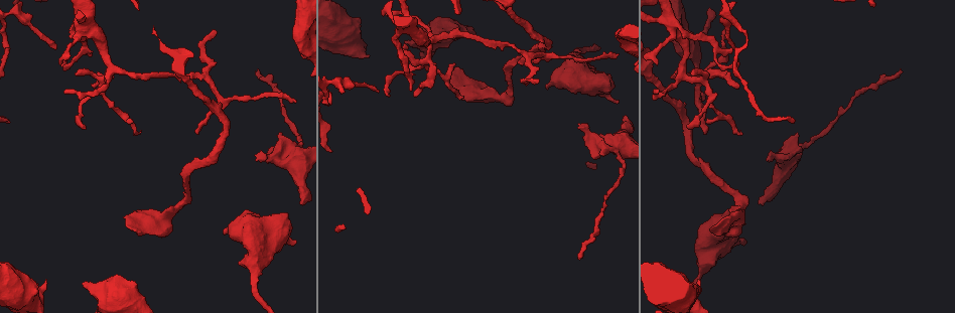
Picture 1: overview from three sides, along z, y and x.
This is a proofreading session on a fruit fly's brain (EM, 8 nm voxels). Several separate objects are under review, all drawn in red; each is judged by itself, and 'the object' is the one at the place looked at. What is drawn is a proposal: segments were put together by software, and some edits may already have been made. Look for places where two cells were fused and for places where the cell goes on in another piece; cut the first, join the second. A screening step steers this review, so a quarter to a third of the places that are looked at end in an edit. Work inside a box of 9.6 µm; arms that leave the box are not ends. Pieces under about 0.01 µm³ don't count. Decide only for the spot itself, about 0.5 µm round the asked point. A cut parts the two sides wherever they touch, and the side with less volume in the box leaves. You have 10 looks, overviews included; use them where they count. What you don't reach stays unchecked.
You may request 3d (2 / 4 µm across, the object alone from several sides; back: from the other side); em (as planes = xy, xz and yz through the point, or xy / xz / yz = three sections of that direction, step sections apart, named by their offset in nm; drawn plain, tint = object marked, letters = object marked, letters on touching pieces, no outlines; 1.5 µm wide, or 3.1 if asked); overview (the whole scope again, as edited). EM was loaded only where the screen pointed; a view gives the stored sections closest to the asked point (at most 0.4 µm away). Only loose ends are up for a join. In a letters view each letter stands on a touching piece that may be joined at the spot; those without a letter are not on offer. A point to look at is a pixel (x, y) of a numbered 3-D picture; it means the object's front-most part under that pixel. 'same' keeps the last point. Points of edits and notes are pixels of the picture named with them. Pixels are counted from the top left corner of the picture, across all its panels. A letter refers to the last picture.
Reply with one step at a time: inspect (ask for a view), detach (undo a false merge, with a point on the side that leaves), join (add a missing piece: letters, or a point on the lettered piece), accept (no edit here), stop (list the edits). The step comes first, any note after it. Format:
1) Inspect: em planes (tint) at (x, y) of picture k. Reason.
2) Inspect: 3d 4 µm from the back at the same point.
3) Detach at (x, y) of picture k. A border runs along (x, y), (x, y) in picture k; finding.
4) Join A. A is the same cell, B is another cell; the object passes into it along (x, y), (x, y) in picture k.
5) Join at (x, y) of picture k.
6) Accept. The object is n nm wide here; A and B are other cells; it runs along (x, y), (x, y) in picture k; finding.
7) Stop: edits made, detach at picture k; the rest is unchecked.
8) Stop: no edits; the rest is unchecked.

Inspect: em planes (letters) at (417, 95) of picture 1. Branch stops here.

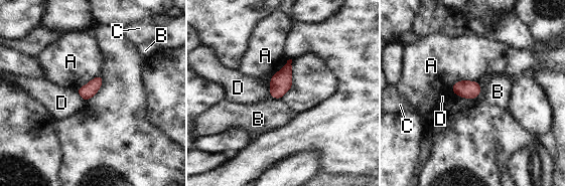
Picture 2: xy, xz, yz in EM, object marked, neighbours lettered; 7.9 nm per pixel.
Accept. The longest contact is with A, 240 nm; A, B, C and D are other cells; a border runs along (277, 98), (281, 99) in picture 2; no lettered piece goes on from it.

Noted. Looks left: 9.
Inspect: em planes (letters) at (65, 91) of picture 1. Thin end.

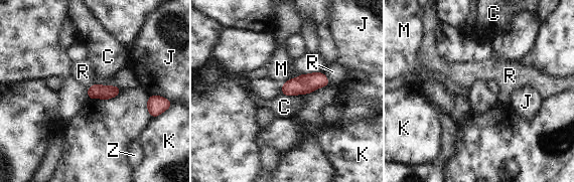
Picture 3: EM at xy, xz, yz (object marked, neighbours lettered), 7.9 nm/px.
Accept. The object is 110 nm wide here; C, J, K, M, R and Z are other cells; a border runs along (322, 72), (328, 80), (326, 86) in picture 3; no lettered piece goes on from it.

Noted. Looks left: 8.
Inspect: em planes (letters) at (331, 150) of picture 1. Tapers out.

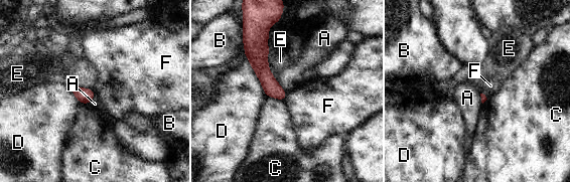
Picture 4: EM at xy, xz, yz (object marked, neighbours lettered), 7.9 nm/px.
Accept. The longest contact is with D, 380 nm; A, B, C, D, E and F are other cells; no lettered piece goes on from it.

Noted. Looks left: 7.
Inspect: 3d 2 µm at (578, 259) of picture 1. End of a long branch.

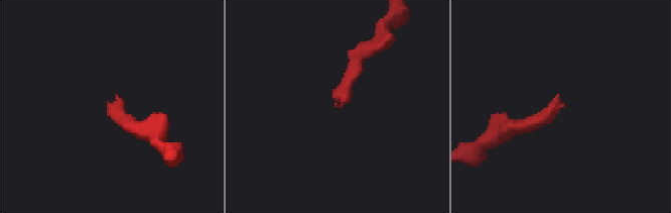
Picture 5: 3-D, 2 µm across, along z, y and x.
Inspect: em planes (plain) at (563, 104) of picture 5.

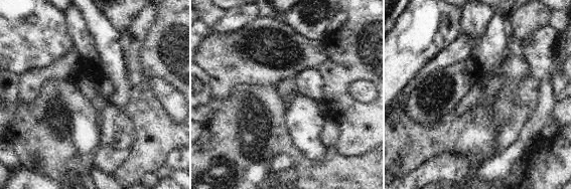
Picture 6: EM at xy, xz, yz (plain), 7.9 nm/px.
Inspect: em planes (letters) at the same point. What lies round it.

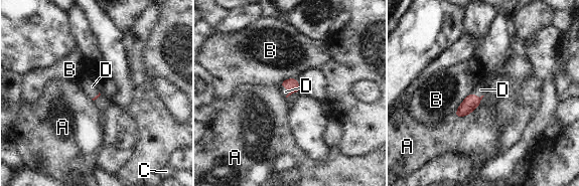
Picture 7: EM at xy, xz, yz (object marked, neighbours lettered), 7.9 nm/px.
Join D. D is the same cell, A, B and C are other cells; the object passes into it along (471, 102), (477, 97), (480, 89) in picture 7; it goes on there.

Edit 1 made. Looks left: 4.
Stop: edits made, join at picture 7; the rest is unchecked.

